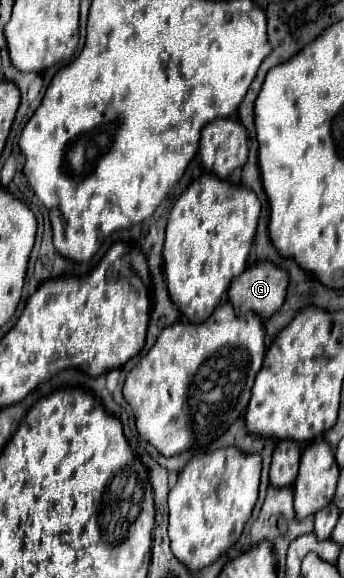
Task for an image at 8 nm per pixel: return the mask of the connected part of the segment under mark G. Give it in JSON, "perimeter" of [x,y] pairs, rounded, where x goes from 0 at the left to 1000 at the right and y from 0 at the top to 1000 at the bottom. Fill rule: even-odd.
{"perimeter":[[[744,457],[715,464],[715,471],[669,491],[663,512],[692,543],[733,536],[762,543],[762,550],[785,550],[826,526],[831,498],[837,471],[826,464],[797,457]]]}

